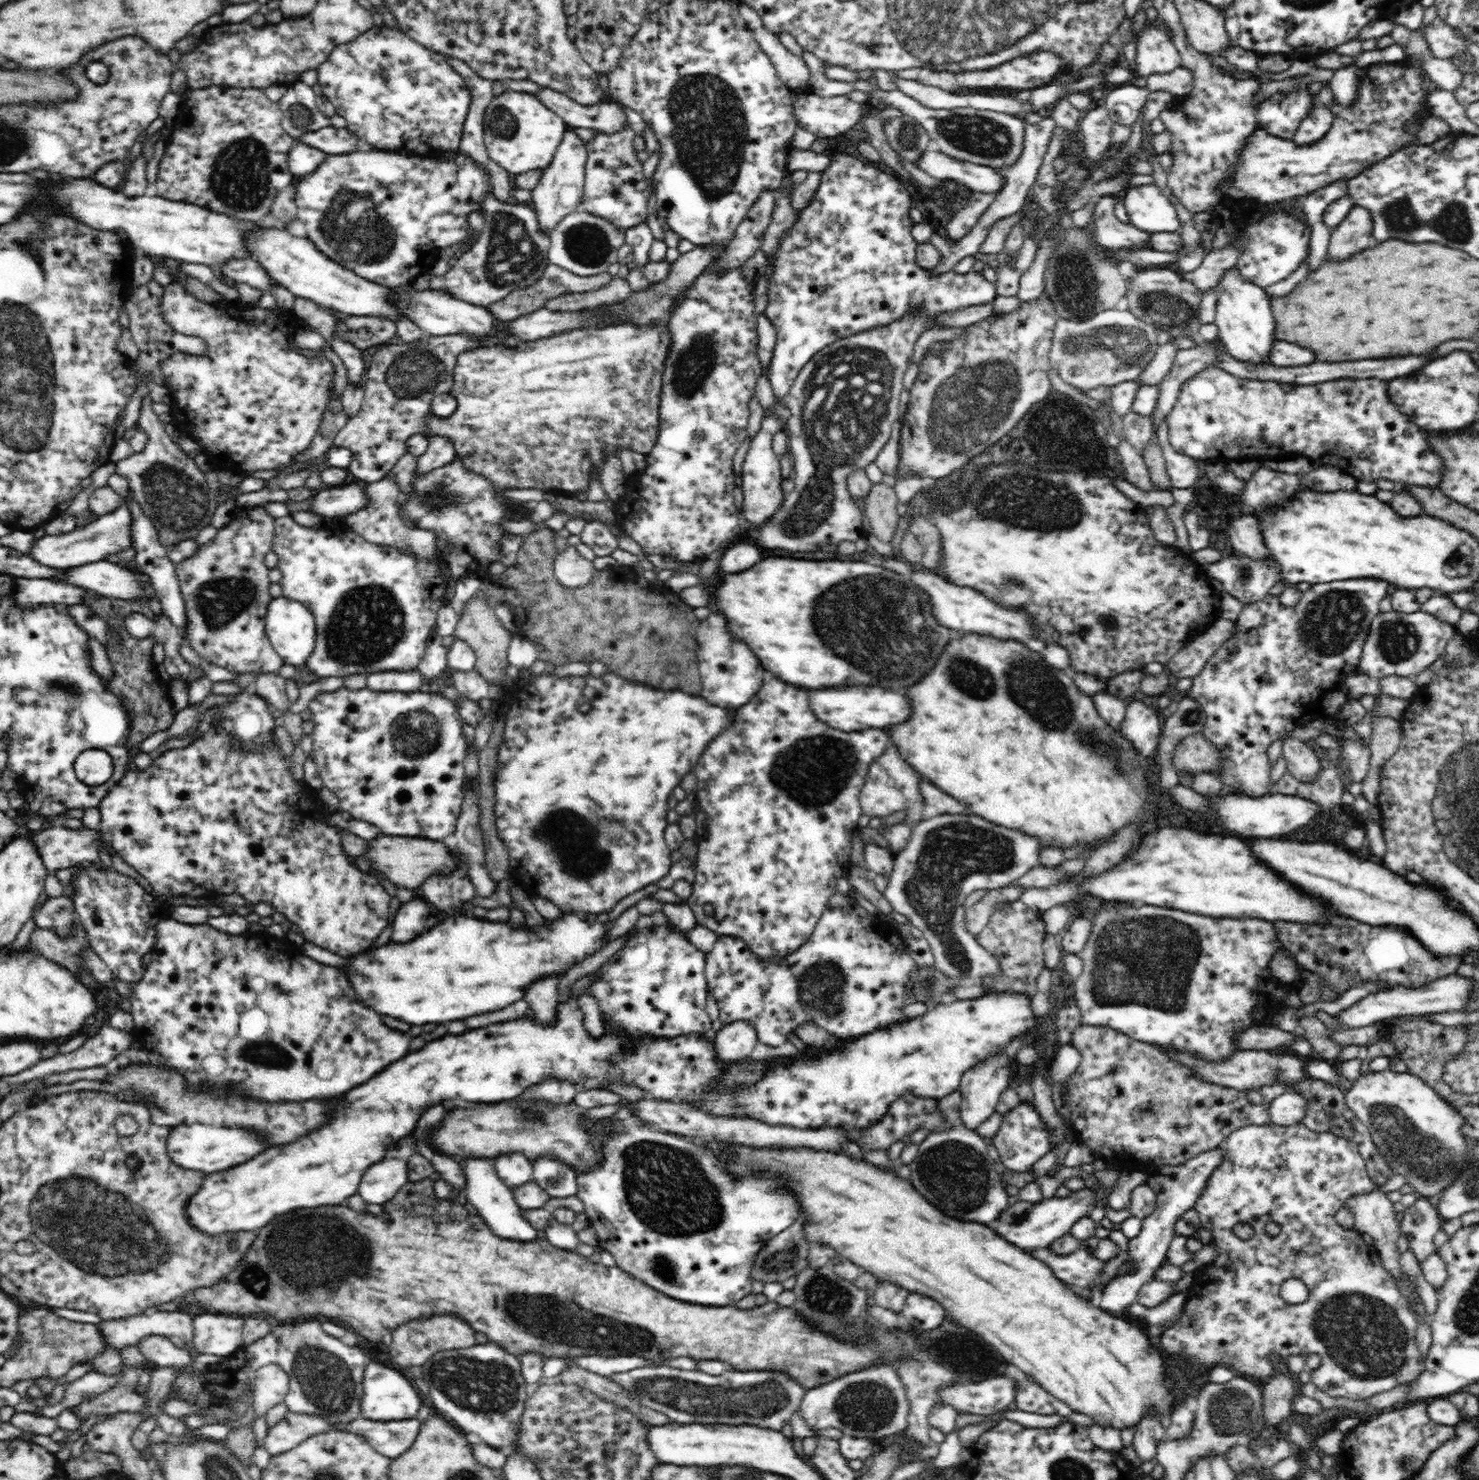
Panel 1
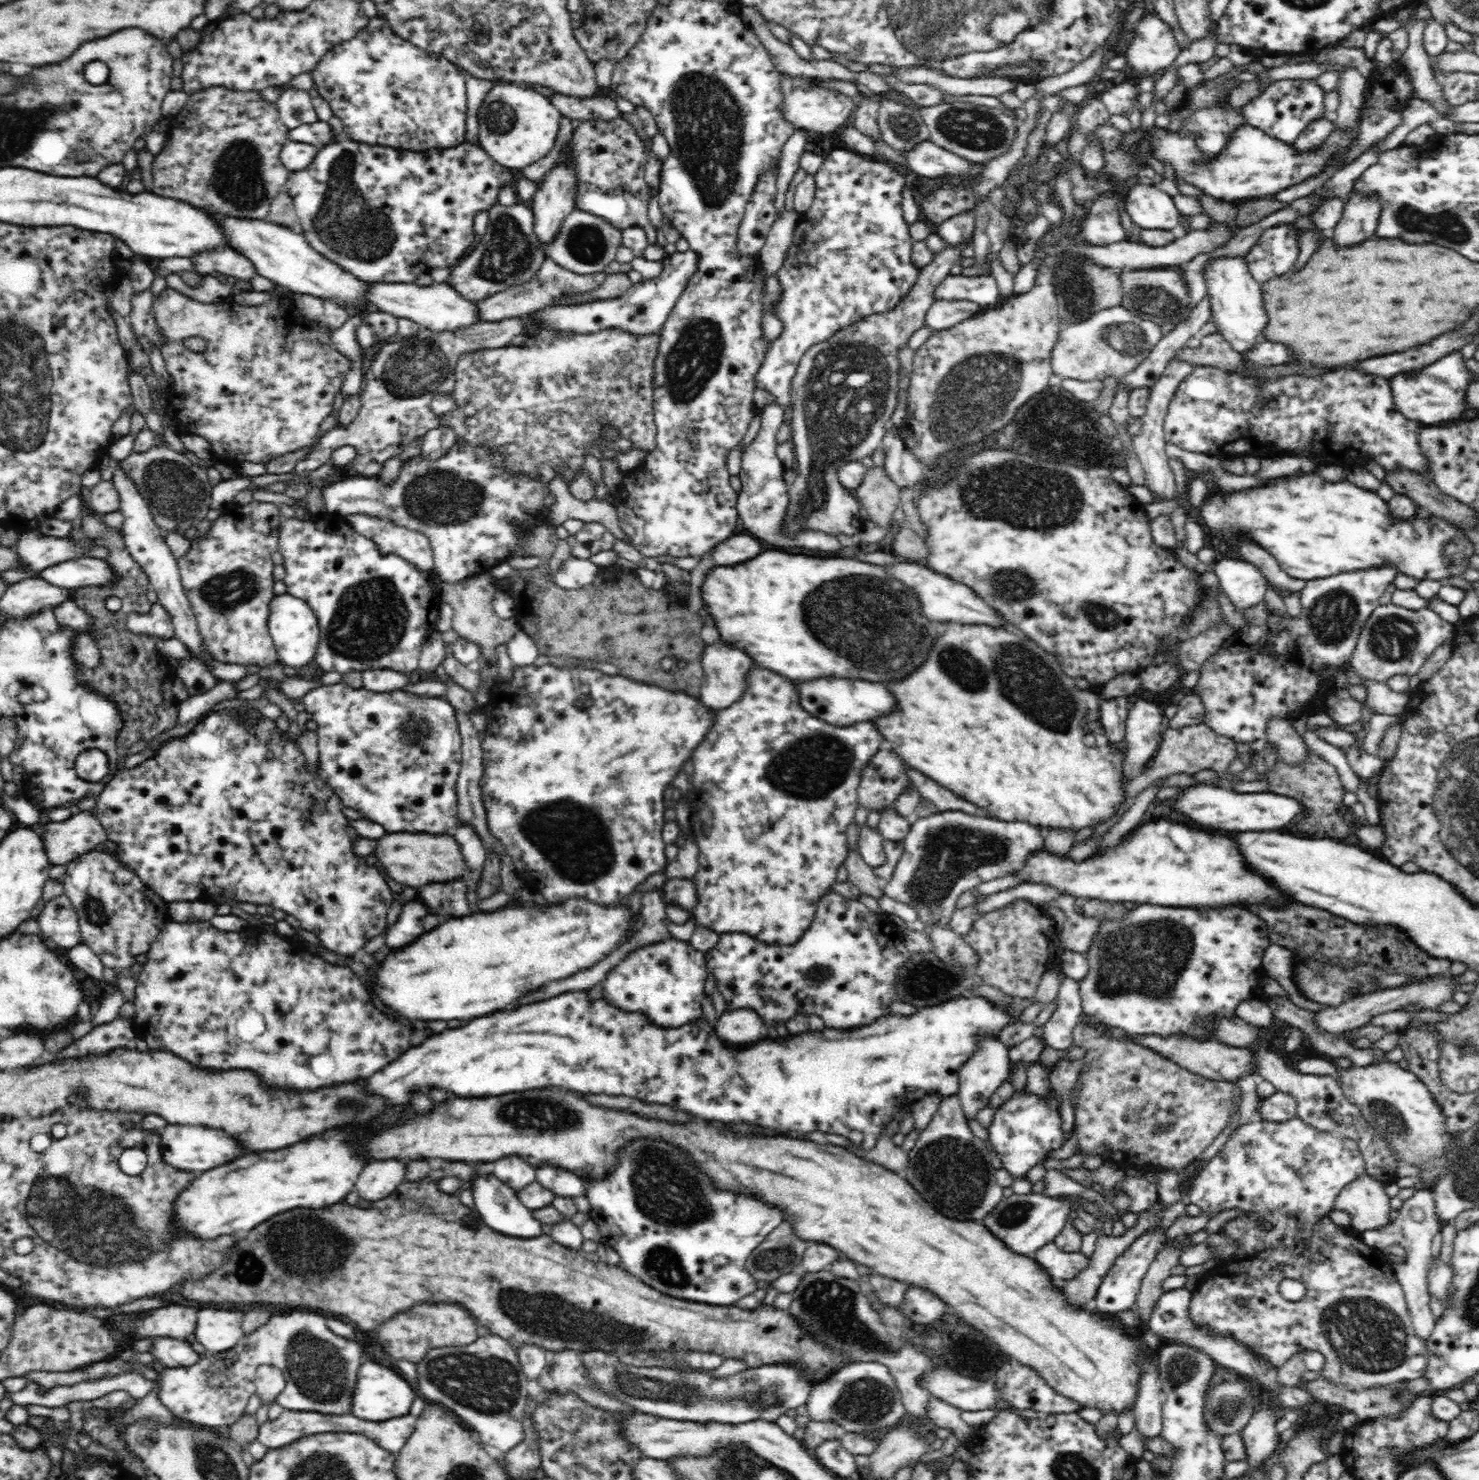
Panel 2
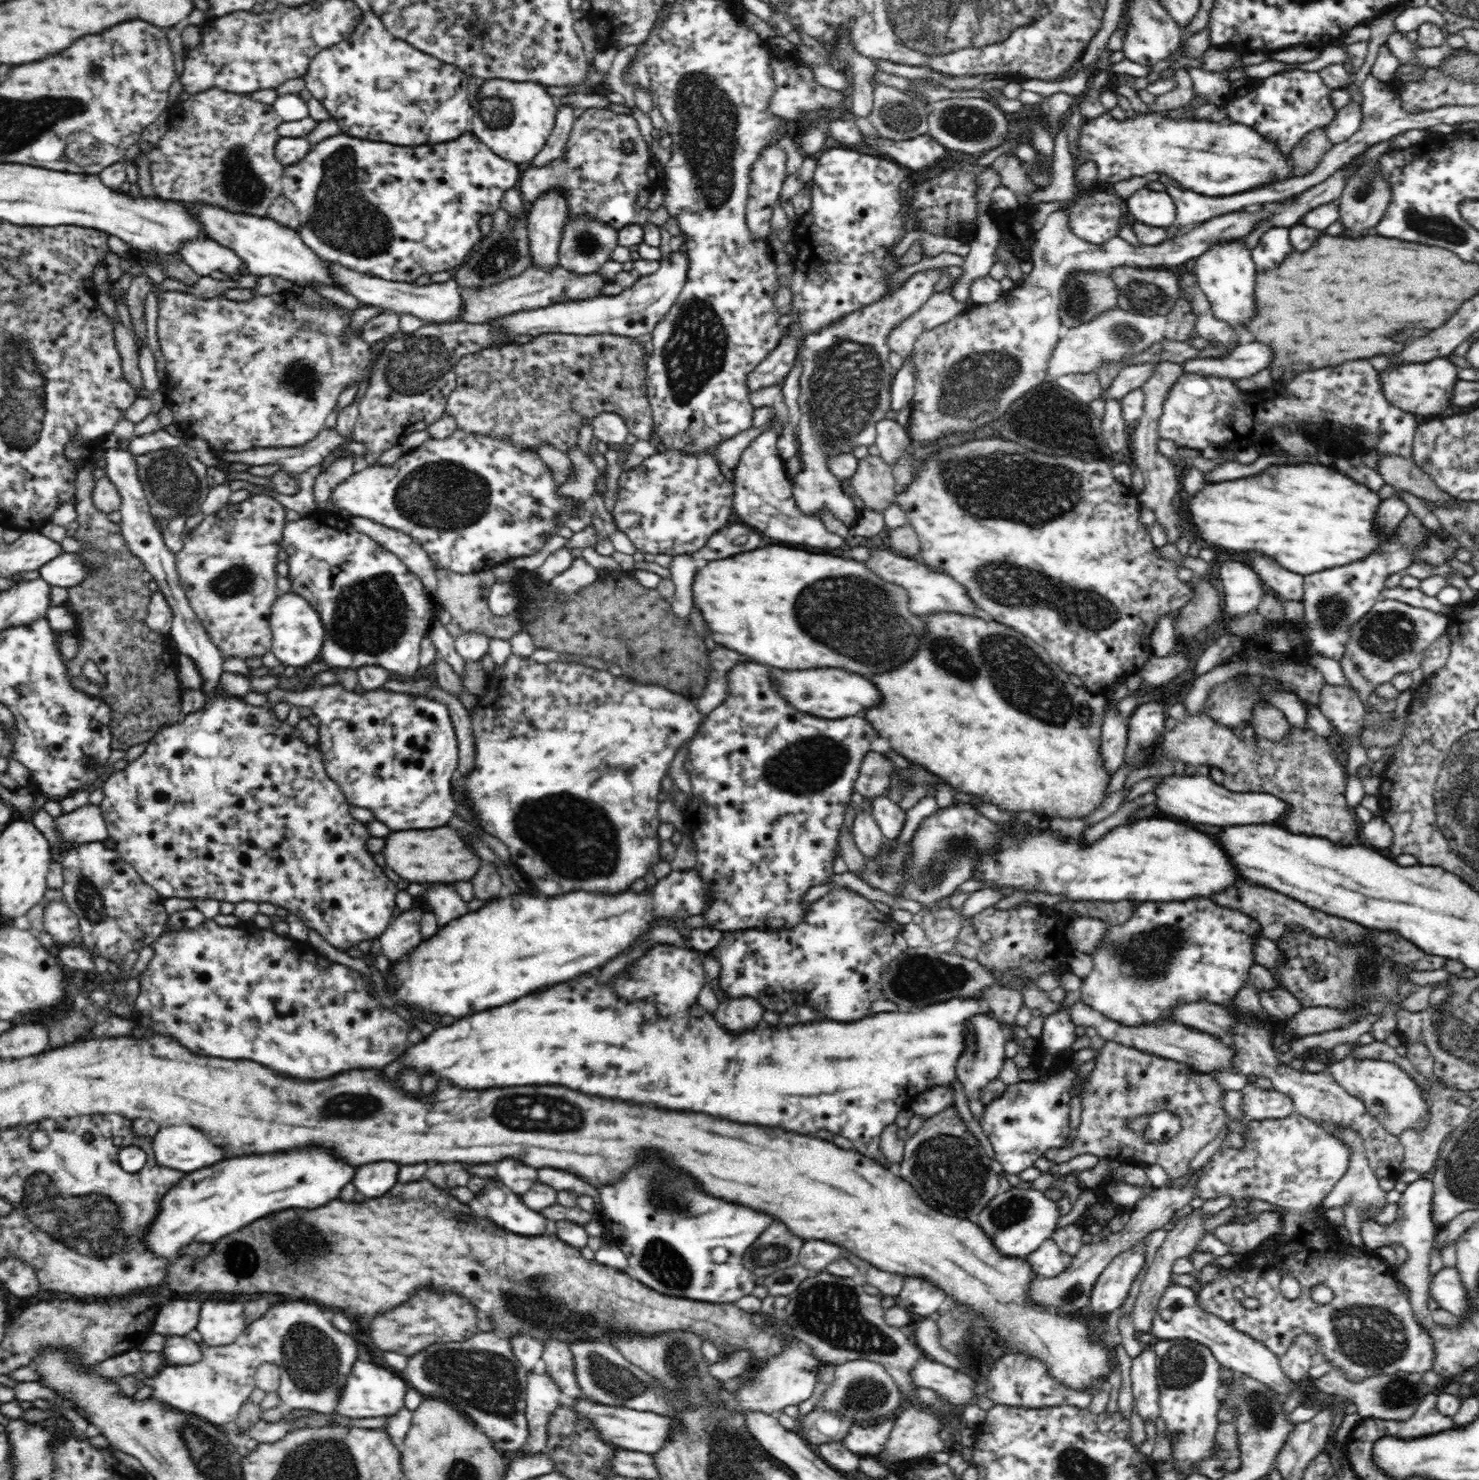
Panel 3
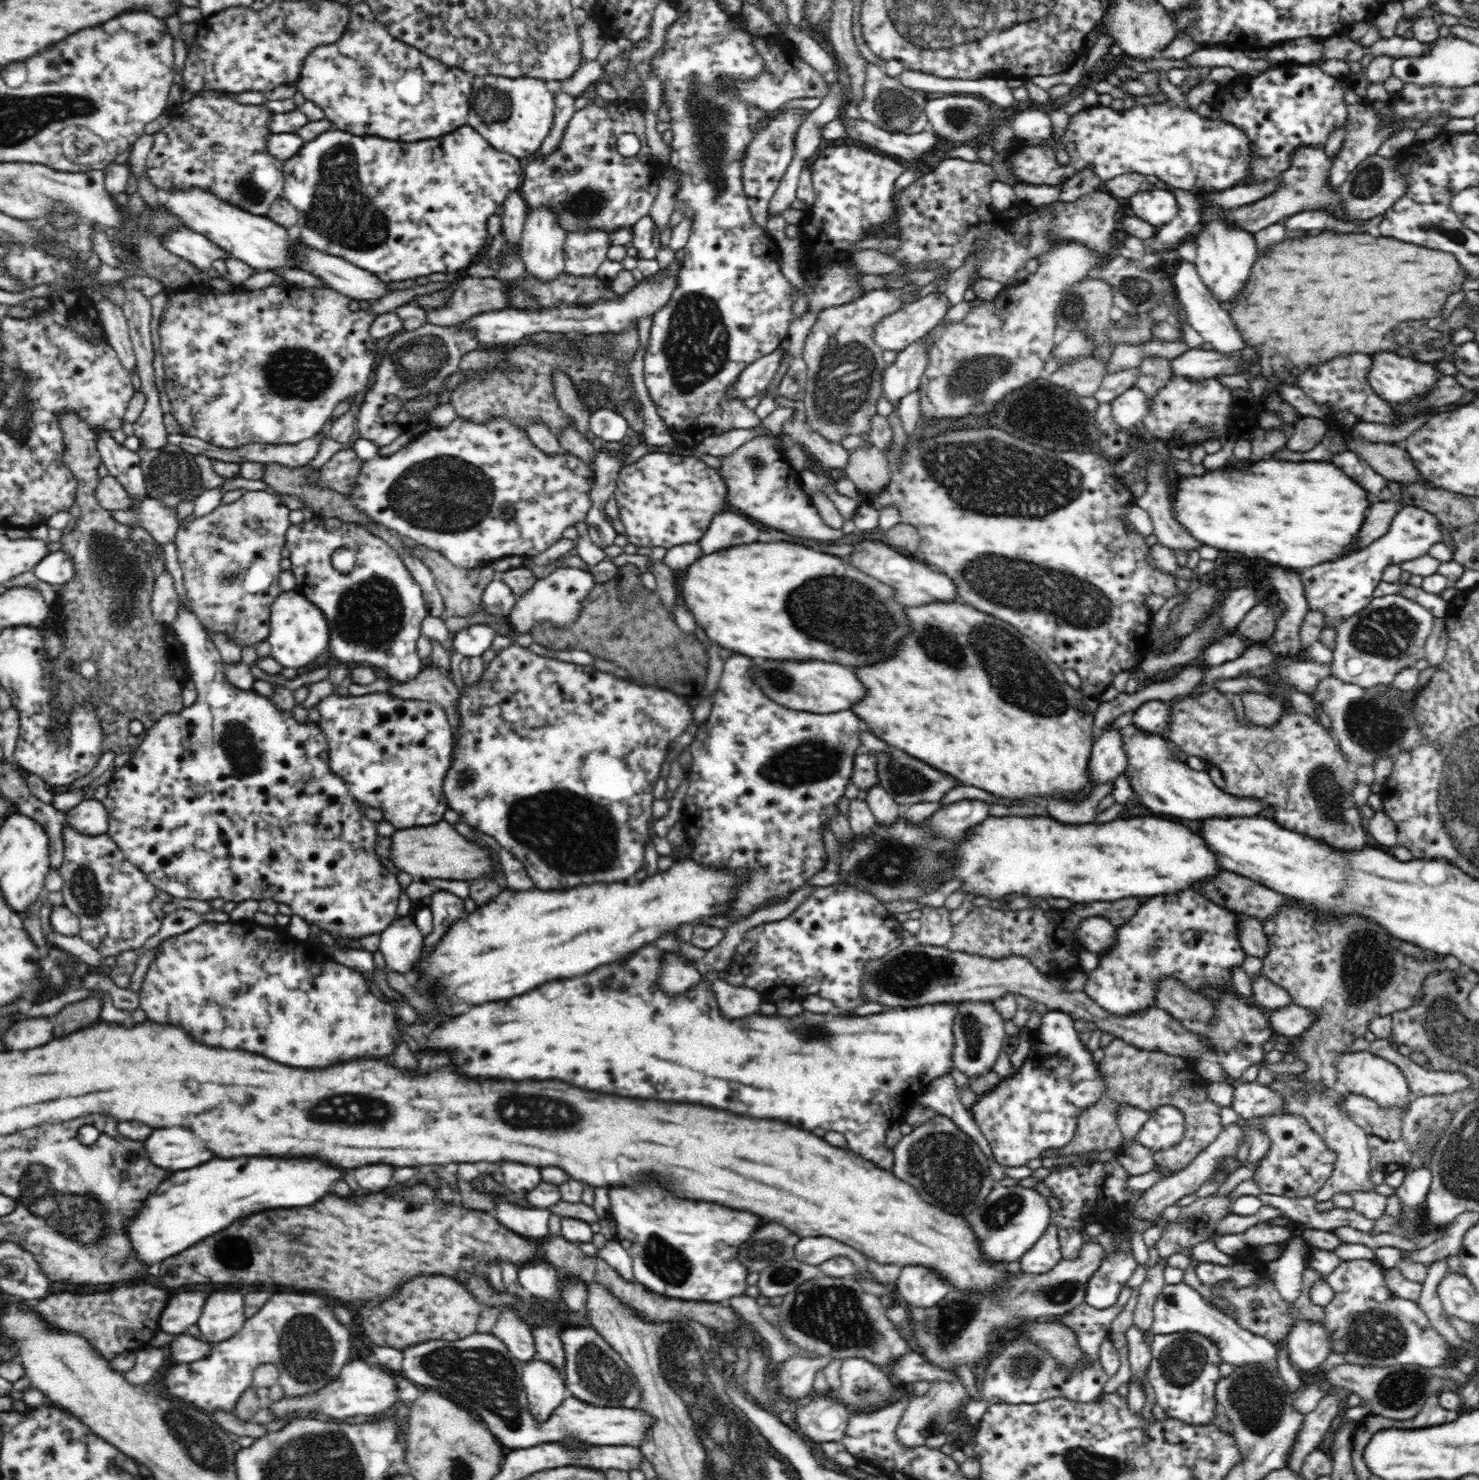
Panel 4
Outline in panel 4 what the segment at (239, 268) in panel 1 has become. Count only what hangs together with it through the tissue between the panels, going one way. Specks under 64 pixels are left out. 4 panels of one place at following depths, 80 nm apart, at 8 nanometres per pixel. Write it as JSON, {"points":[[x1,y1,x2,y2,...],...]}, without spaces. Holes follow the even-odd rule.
{"points":[[188,227,175,228,160,238,162,246,170,252,181,256,191,262,197,270,213,273,214,260,226,260,230,255,228,251,220,249,206,236,193,232]]}

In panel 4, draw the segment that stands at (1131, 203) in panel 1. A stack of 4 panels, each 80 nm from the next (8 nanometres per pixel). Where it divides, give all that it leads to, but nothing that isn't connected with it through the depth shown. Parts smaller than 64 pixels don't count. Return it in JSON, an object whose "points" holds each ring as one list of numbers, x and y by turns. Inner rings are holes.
{"points":[[1155,188,1146,192,1138,191,1129,199,1134,216,1157,228,1178,216,1178,200,1170,191]]}

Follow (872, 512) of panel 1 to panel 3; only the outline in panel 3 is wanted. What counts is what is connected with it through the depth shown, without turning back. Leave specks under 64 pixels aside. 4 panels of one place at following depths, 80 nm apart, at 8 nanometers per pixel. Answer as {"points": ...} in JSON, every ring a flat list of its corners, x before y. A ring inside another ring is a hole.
{"points":[[870,454,865,459,858,459,856,474,850,478,848,488,858,495,866,509,880,513,894,504,898,491,890,465,880,456]]}

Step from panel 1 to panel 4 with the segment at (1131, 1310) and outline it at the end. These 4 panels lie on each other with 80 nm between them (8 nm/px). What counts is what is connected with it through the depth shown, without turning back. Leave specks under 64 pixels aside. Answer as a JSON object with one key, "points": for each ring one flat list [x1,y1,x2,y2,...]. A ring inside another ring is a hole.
{"points":[[1182,1283,1166,1284,1154,1302,1153,1323,1148,1330,1152,1334,1174,1334,1174,1332,1197,1332,1210,1338,1218,1346,1221,1362,1232,1366,1253,1366,1269,1372,1278,1373,1278,1356,1275,1347,1267,1338,1242,1328,1226,1313,1218,1311,1208,1303,1198,1291]]}

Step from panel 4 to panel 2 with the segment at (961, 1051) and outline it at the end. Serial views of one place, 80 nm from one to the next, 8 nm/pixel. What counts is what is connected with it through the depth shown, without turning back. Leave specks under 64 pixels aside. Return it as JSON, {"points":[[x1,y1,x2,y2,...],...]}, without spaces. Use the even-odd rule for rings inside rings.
{"points":[[980,1034,980,1042,976,1046,976,1052,972,1054,972,1058,968,1059,959,1070,959,1091,957,1096,961,1102,961,1110,963,1115,968,1118,976,1119,976,1112,980,1108,988,1107,988,1100,992,1098,992,1094,996,1089,1000,1088,1004,1082,1009,1080,1010,1061,1008,1049,1000,1041,998,1036,993,1034]]}

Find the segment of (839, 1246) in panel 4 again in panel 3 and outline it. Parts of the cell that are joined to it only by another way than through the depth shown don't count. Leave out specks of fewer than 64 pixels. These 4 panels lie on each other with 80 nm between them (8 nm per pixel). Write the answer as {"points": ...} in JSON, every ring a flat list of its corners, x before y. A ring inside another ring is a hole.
{"points":[[806,1240,800,1248,799,1264,812,1273,819,1273,842,1256,842,1249,825,1240]]}

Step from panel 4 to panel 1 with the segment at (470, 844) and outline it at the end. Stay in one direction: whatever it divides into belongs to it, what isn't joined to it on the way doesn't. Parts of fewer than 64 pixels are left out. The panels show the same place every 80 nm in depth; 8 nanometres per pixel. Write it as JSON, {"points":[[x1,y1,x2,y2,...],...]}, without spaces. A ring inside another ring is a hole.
{"points":[[386,836,369,840,363,856,370,860,371,867,385,874,385,878,398,887,409,889,418,888,434,872,444,872,448,875,450,870,458,868,458,860,442,840,429,838,416,838,415,836]]}

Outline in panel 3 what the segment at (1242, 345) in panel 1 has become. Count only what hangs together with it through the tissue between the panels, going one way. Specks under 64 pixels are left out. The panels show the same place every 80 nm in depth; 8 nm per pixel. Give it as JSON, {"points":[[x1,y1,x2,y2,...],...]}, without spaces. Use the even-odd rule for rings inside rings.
{"points":[[1242,239,1217,243,1205,254,1195,258,1197,283,1212,304,1214,318,1228,323,1235,330,1246,330,1248,323,1256,314,1254,286,1256,286,1255,264,1252,260,1252,249,1248,249]]}

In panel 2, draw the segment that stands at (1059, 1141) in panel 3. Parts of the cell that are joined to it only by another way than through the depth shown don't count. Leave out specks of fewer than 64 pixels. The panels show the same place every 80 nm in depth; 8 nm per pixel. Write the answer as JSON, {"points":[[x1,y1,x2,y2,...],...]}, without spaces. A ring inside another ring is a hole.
{"points":[[1064,975,1062,979,1062,986,1060,985,1057,994,1056,1009,1053,1011,1052,1016,1043,1025,1042,1030,1039,1032,1042,1038,1044,1038,1047,1046,1055,1048,1056,1050,1066,1050,1073,1046,1073,1032,1074,1027,1082,1023,1080,1014,1083,1014,1083,1008,1081,1005,1081,996,1078,994,1078,984,1071,978],[1051,1088,1049,1094,1049,1099,1044,1100,1027,1091,1015,1091,1014,1096,996,1108,992,1124,988,1126,989,1142,1002,1161,1002,1167,1016,1179,1025,1178,1027,1170,1036,1166,1051,1151,1059,1149,1064,1142,1058,1103,1053,1098]]}

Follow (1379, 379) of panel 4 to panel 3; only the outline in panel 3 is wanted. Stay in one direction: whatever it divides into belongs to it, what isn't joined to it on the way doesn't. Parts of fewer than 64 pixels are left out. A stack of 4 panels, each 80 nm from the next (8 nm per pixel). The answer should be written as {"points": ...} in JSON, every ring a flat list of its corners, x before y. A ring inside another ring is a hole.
{"points":[[1448,357,1434,358,1424,364,1402,364,1388,366,1386,370,1380,372,1380,383,1384,397,1388,399,1396,408,1419,416,1421,421,1442,417,1448,408,1452,408,1452,394,1454,394,1454,382,1459,380,1458,367,1448,359]]}

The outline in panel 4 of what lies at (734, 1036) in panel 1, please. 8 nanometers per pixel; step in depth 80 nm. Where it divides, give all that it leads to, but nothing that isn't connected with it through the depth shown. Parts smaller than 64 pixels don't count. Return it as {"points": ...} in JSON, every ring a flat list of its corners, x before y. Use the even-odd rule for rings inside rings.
{"points":[[715,979,711,982,721,1013,726,1018,736,1020,750,1014,760,1012,760,993,747,986,732,986,724,979]]}

